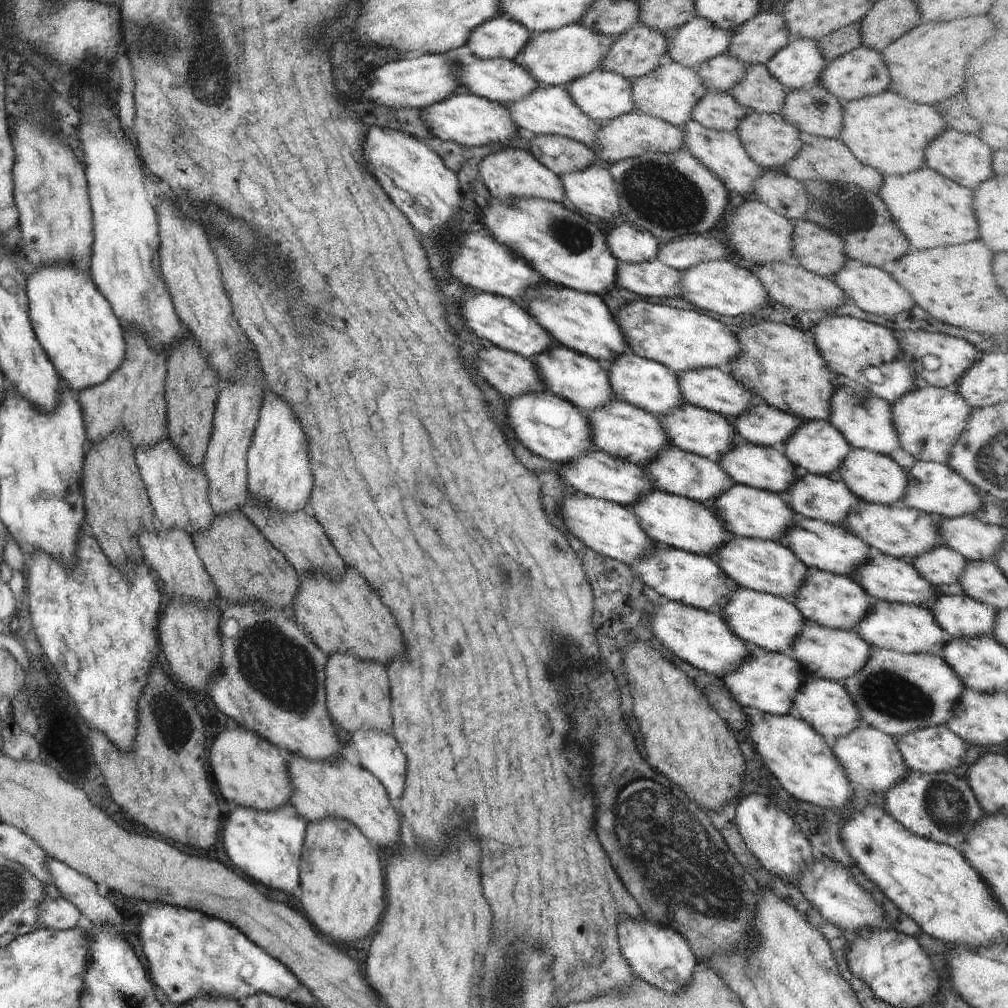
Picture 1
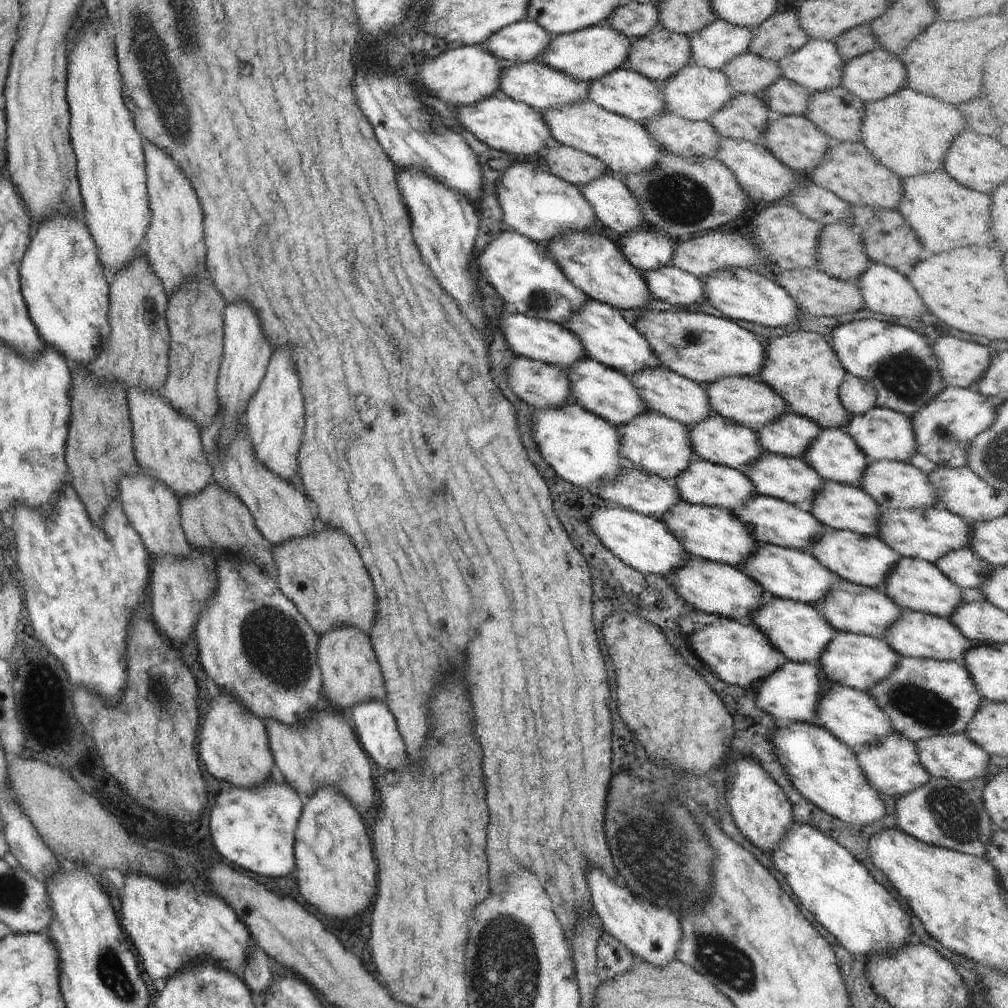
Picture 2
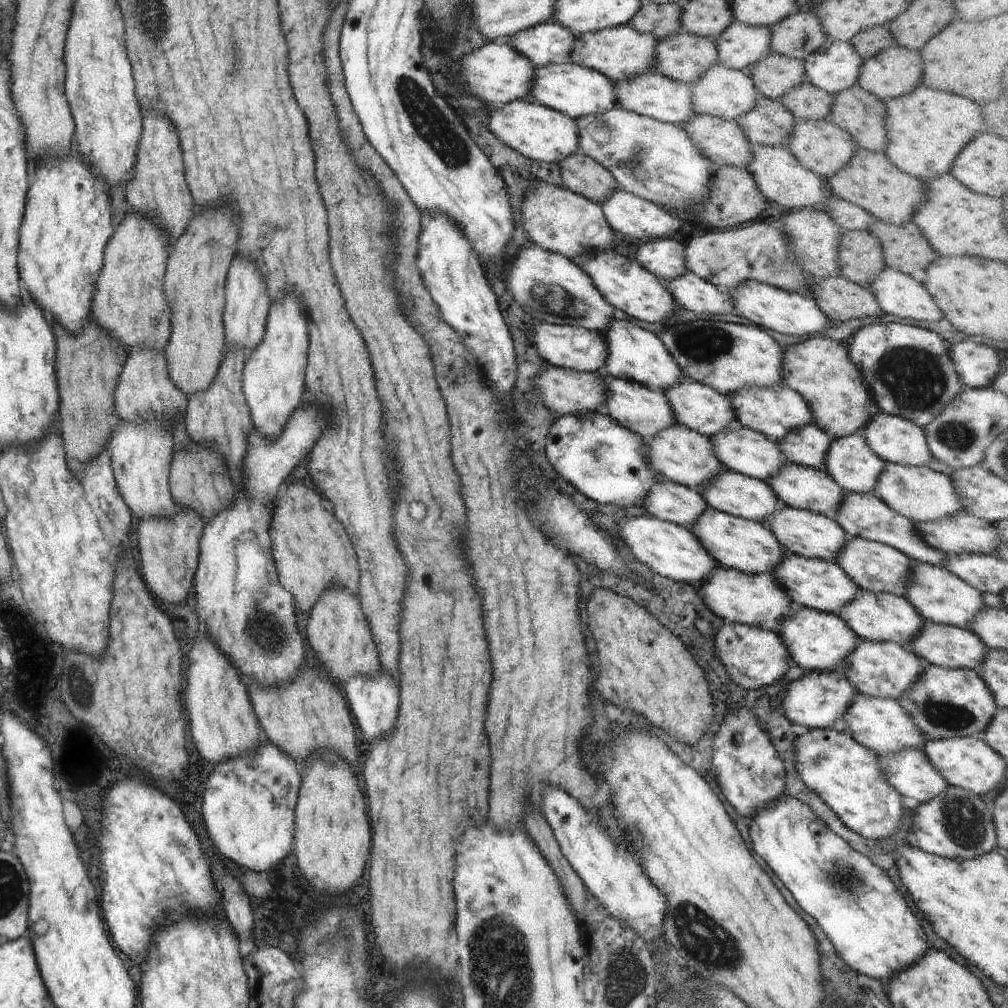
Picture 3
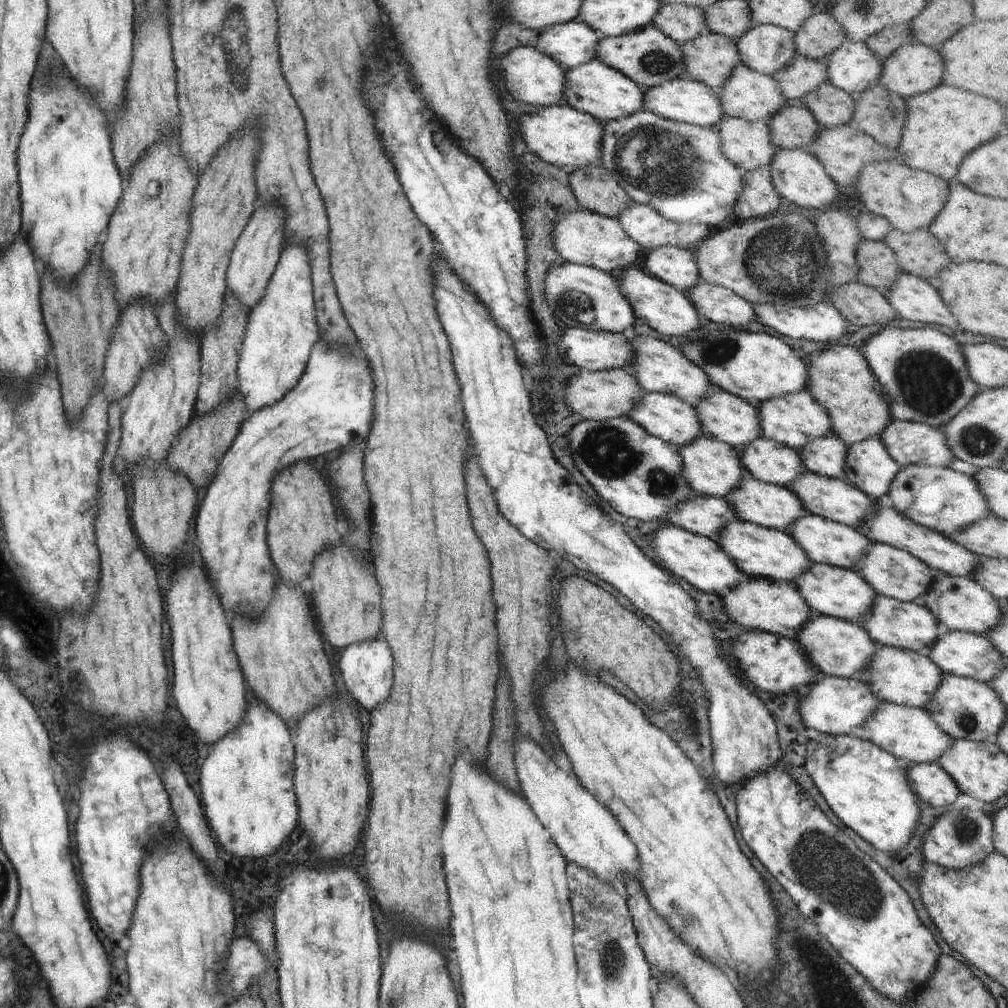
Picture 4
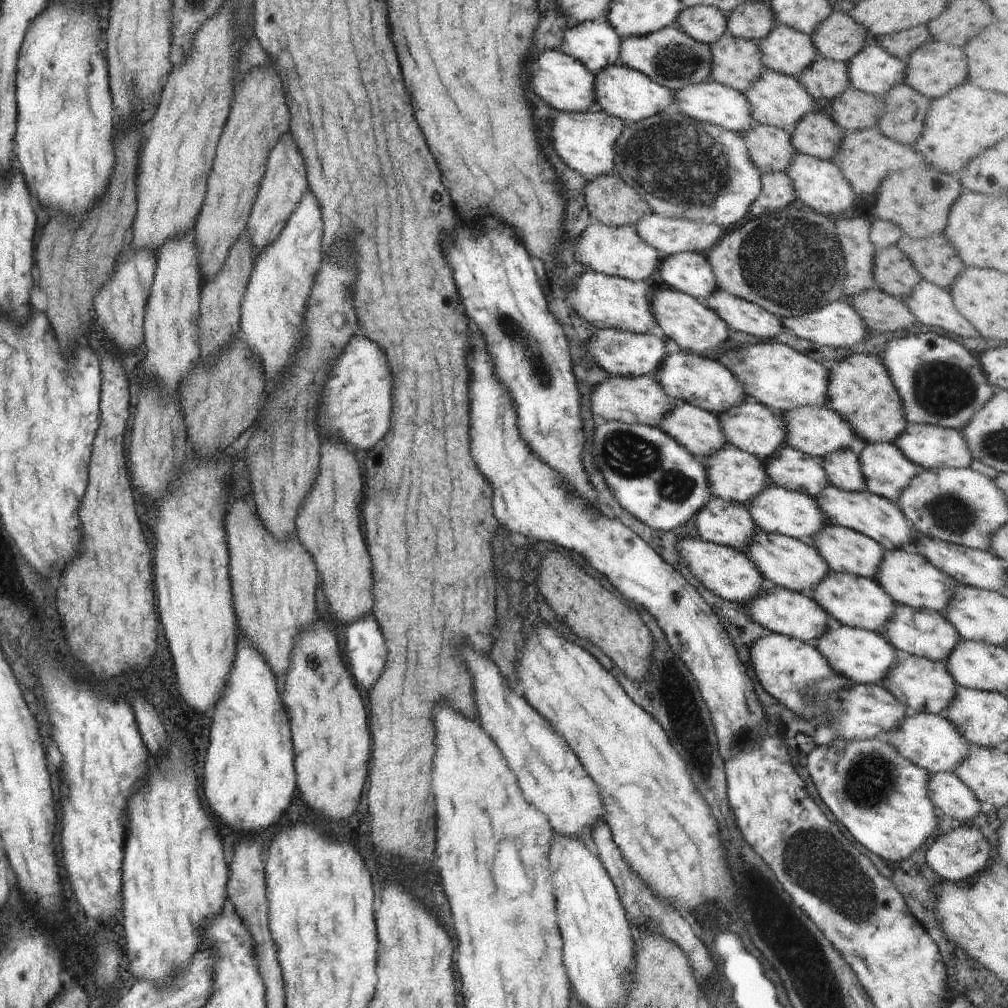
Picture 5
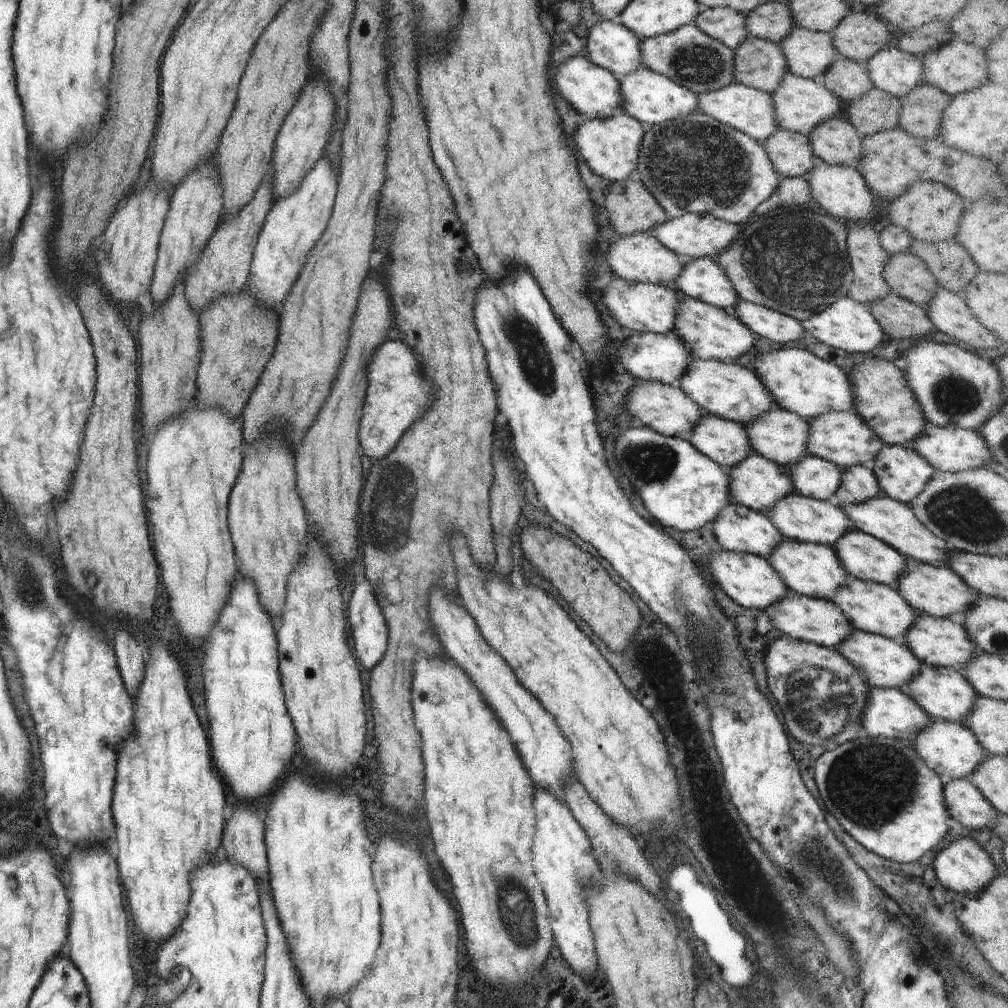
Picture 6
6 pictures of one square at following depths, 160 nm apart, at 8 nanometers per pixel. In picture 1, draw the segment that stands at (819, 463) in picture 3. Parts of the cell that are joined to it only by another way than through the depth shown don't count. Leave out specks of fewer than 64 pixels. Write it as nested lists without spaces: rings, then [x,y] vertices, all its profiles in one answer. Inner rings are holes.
[[[757,401],[735,418],[732,426],[738,438],[745,442],[782,449],[786,439],[801,424],[802,421],[795,416],[782,413],[766,402]]]

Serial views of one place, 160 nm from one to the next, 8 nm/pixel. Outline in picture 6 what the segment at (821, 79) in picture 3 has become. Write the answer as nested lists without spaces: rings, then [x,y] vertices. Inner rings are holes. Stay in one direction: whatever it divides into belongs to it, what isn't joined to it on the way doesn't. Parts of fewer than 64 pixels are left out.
[[[884,47],[865,63],[874,87],[903,99],[923,82],[922,61],[921,57],[902,52],[896,47]]]

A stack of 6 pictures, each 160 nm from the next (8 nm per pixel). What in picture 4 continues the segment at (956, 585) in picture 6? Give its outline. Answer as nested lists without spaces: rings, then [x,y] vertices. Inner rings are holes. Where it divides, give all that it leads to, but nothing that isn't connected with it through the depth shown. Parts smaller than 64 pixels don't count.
[[[870,542],[866,552],[857,560],[855,568],[863,576],[863,579],[874,589],[877,595],[890,597],[900,602],[916,602],[922,595],[928,594],[934,578],[938,574],[909,552],[887,544],[872,542]],[[892,566],[902,566],[906,576],[900,579],[892,576],[890,573]]]

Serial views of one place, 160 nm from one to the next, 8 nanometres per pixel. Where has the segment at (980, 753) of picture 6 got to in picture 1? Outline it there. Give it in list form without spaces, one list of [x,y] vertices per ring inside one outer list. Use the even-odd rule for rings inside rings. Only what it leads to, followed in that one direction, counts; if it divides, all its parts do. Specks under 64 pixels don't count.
[[[808,675],[801,688],[792,696],[792,706],[789,714],[805,720],[826,742],[834,742],[838,737],[844,736],[861,721],[857,706],[849,697],[848,691],[842,682],[831,681],[813,675]]]

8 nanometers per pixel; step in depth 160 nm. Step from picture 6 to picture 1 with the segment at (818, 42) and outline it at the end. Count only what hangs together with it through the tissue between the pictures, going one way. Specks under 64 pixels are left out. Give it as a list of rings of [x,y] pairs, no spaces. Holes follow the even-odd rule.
[[[694,15],[688,22],[666,32],[666,56],[678,64],[696,69],[702,62],[729,50],[733,32],[718,28],[709,20]]]

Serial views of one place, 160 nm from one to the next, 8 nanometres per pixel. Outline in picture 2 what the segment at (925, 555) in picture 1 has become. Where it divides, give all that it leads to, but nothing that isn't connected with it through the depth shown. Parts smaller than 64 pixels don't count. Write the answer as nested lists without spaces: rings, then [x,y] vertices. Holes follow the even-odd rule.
[[[970,547],[946,553],[935,565],[958,588],[980,588],[984,576],[993,569],[985,560],[979,559]]]

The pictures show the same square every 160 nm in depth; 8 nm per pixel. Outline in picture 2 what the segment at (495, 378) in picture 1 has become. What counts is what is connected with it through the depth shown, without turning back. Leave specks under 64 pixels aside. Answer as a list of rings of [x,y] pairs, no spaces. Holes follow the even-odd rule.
[[[516,355],[505,371],[506,384],[533,409],[556,408],[572,400],[567,374],[559,366]]]

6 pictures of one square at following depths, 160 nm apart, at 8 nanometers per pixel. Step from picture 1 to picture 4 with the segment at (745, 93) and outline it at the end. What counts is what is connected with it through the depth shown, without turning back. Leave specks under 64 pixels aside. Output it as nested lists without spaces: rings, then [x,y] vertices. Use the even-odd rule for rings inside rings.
[[[822,81],[796,103],[807,108],[822,127],[835,127],[850,123],[853,111],[853,95]]]

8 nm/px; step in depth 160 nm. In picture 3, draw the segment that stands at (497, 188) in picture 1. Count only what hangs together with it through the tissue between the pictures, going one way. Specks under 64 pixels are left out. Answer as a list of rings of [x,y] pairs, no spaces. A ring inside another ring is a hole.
[[[532,179],[523,196],[521,221],[532,243],[571,260],[586,251],[613,248],[615,232],[608,224],[601,204],[565,187]]]

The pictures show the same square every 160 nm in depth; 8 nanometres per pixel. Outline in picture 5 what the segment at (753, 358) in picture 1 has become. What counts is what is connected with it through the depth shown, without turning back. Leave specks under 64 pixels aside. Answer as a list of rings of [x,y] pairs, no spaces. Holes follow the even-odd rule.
[[[852,353],[829,371],[826,406],[834,409],[866,443],[894,443],[906,428],[902,402],[878,355]]]

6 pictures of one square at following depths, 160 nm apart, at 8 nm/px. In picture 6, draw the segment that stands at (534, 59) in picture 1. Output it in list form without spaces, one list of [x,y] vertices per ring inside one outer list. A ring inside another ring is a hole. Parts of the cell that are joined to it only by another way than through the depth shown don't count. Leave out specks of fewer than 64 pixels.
[[[694,22],[680,25],[665,35],[642,39],[639,43],[644,67],[664,75],[697,95],[728,86],[734,81],[734,51],[720,41],[710,38]]]

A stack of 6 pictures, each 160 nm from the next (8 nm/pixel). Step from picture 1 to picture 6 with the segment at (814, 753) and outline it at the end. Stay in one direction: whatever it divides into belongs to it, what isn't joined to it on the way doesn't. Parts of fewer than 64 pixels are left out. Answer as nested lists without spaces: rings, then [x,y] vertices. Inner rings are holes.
[[[862,732],[860,736],[851,741],[844,741],[844,744],[836,746],[834,750],[826,750],[814,761],[814,780],[817,784],[820,796],[825,804],[826,810],[836,818],[840,823],[840,826],[854,839],[859,842],[866,850],[882,856],[888,860],[894,860],[896,862],[914,862],[918,860],[923,854],[928,852],[928,849],[932,850],[936,846],[948,830],[947,820],[949,812],[944,802],[944,785],[941,778],[926,766],[926,763],[916,754],[914,747],[911,745],[911,741],[900,740],[888,737],[871,737],[870,735]]]

